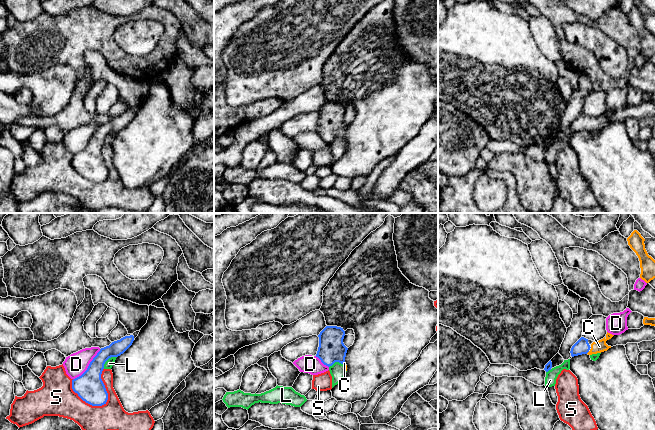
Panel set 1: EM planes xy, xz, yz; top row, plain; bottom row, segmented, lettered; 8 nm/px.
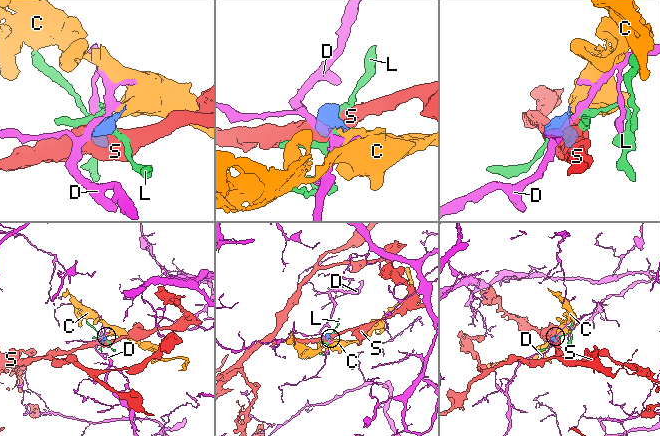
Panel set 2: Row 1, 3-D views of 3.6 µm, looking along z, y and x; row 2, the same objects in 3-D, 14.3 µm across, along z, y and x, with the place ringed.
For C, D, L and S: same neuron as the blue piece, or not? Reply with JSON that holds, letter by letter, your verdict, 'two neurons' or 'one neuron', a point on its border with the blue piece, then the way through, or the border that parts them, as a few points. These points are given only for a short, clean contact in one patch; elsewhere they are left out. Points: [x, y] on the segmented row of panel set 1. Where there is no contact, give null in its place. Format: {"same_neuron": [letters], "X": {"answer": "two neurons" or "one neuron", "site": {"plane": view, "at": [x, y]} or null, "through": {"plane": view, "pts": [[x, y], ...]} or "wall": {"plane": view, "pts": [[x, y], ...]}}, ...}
{"same_neuron": ["C"], "C": {"answer": "one neuron", "site": {"plane": "yz", "at": [587, 352]}, "through": {"plane": "yz", "pts": [[582, 346], [587, 352], [599, 346]]}}, "D": {"answer": "two neurons", "site": {"plane": "xy", "at": [88, 366]}, "wall": {"plane": "xy", "pts": [[100, 349], [88, 367], [73, 379]]}}, "L": {"answer": "two neurons", "site": {"plane": "xy", "at": [107, 359]}, "wall": {"plane": "xy", "pts": [[116, 356], [111, 356], [105, 362], [103, 368]]}}, "S": {"answer": "two neurons", "site": {"plane": "xy", "at": [106, 392]}}}

